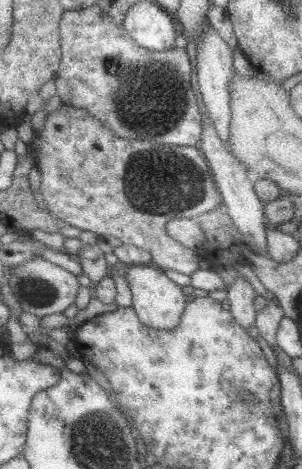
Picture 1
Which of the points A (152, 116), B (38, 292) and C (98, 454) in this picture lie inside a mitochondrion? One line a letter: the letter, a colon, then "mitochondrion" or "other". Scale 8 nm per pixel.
A: mitochondrion
B: mitochondrion
C: mitochondrion

